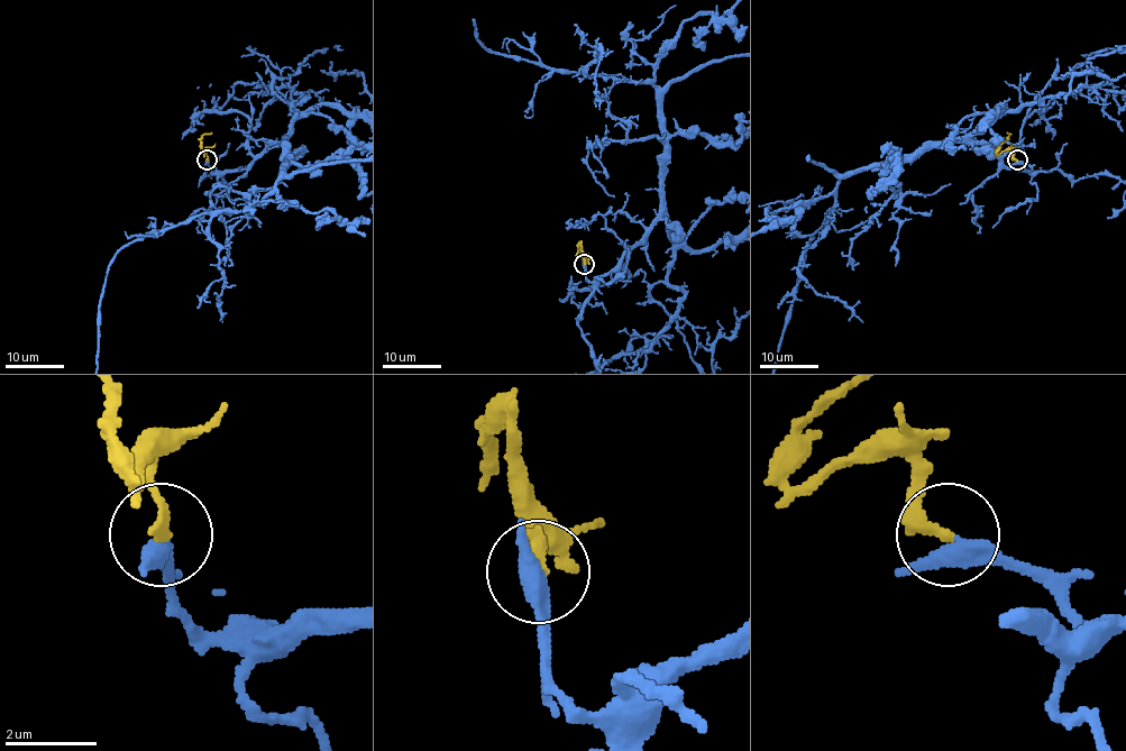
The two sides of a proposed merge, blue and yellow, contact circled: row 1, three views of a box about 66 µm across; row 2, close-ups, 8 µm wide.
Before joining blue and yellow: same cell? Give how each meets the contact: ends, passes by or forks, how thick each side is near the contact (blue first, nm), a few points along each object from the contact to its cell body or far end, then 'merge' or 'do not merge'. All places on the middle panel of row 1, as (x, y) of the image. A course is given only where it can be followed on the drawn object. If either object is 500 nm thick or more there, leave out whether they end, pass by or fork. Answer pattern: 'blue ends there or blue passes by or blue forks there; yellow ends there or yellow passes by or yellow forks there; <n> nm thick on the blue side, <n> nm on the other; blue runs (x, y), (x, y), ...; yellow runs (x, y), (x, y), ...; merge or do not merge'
blue passes by; yellow ends there; 360 nm thick on the blue side, 280 nm on the other; yellow runs (585, 264), (579, 247), (577, 253), (582, 257), (589, 254); merge

